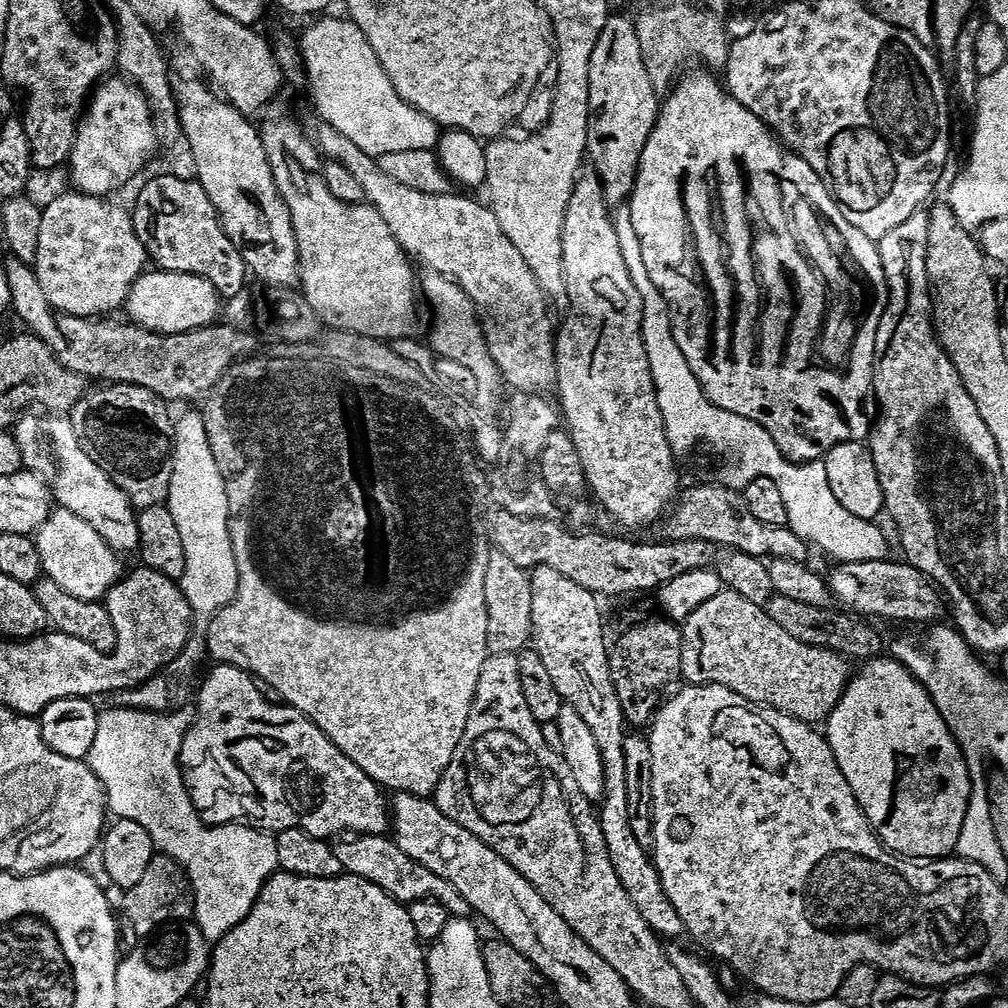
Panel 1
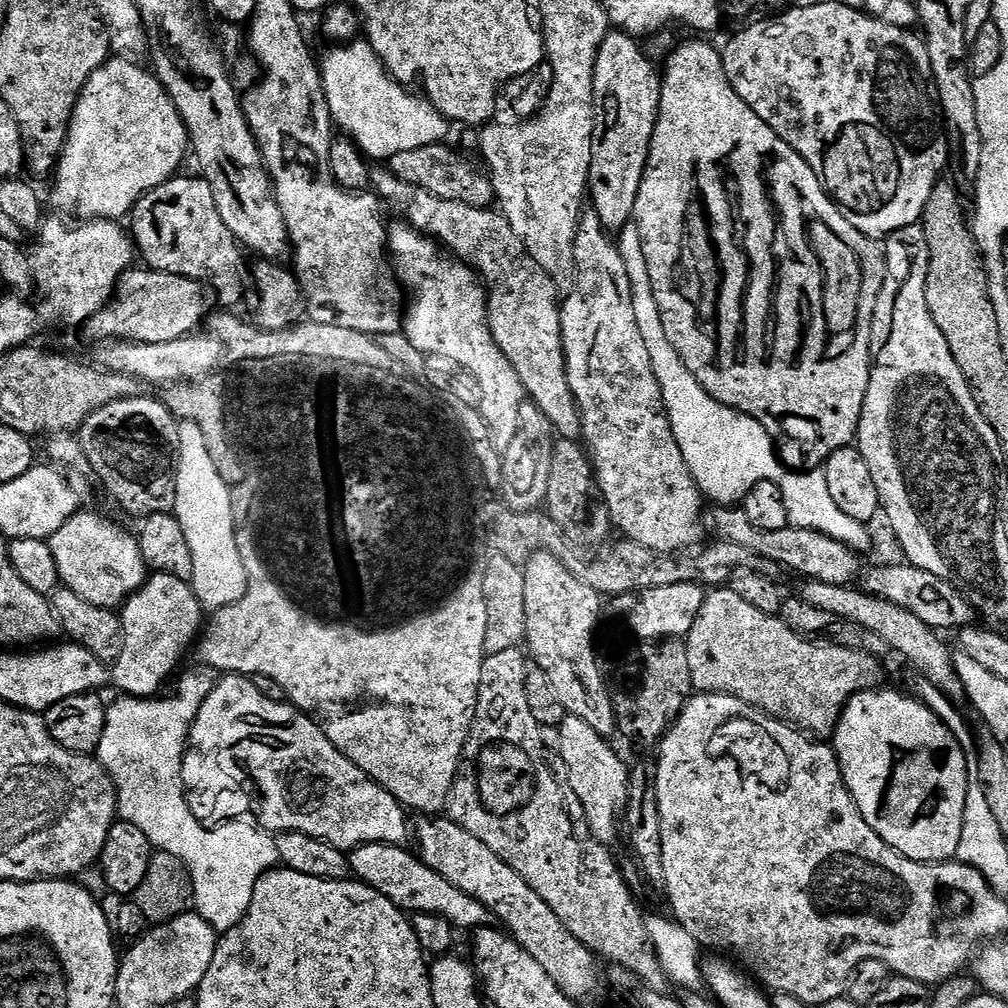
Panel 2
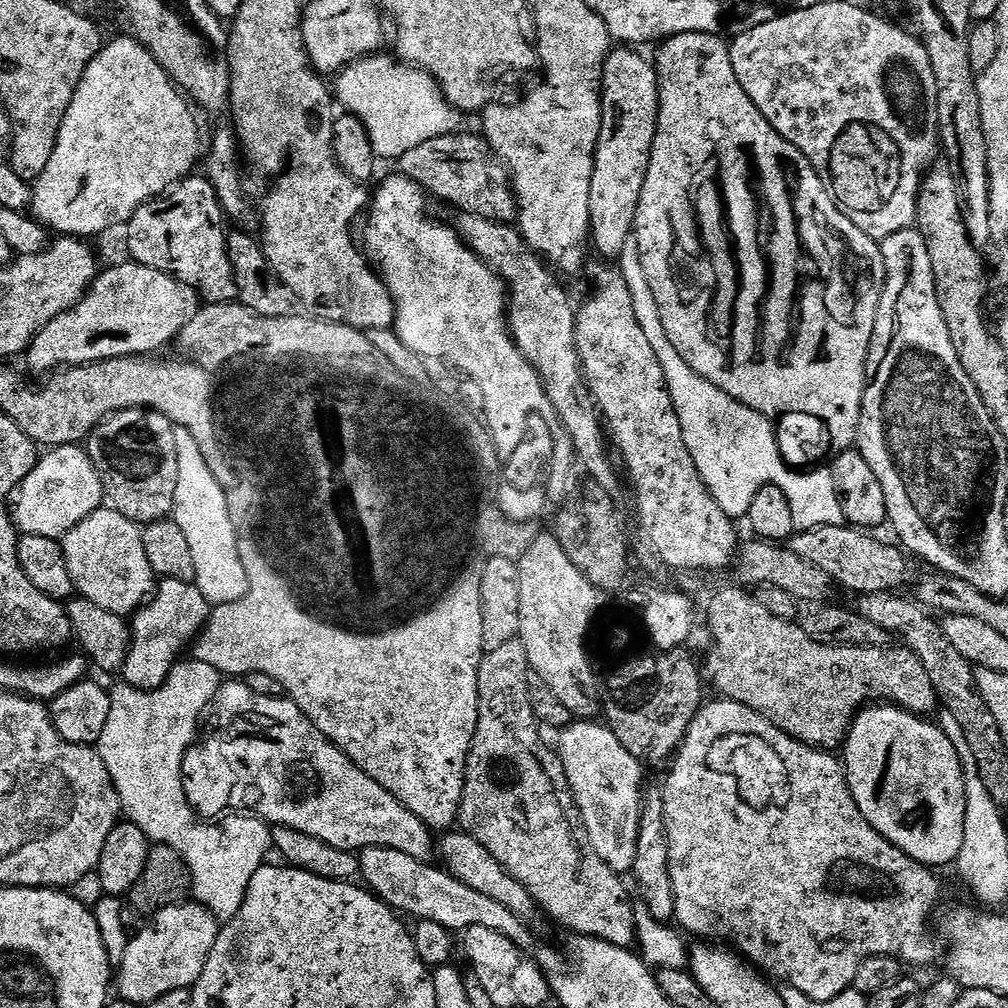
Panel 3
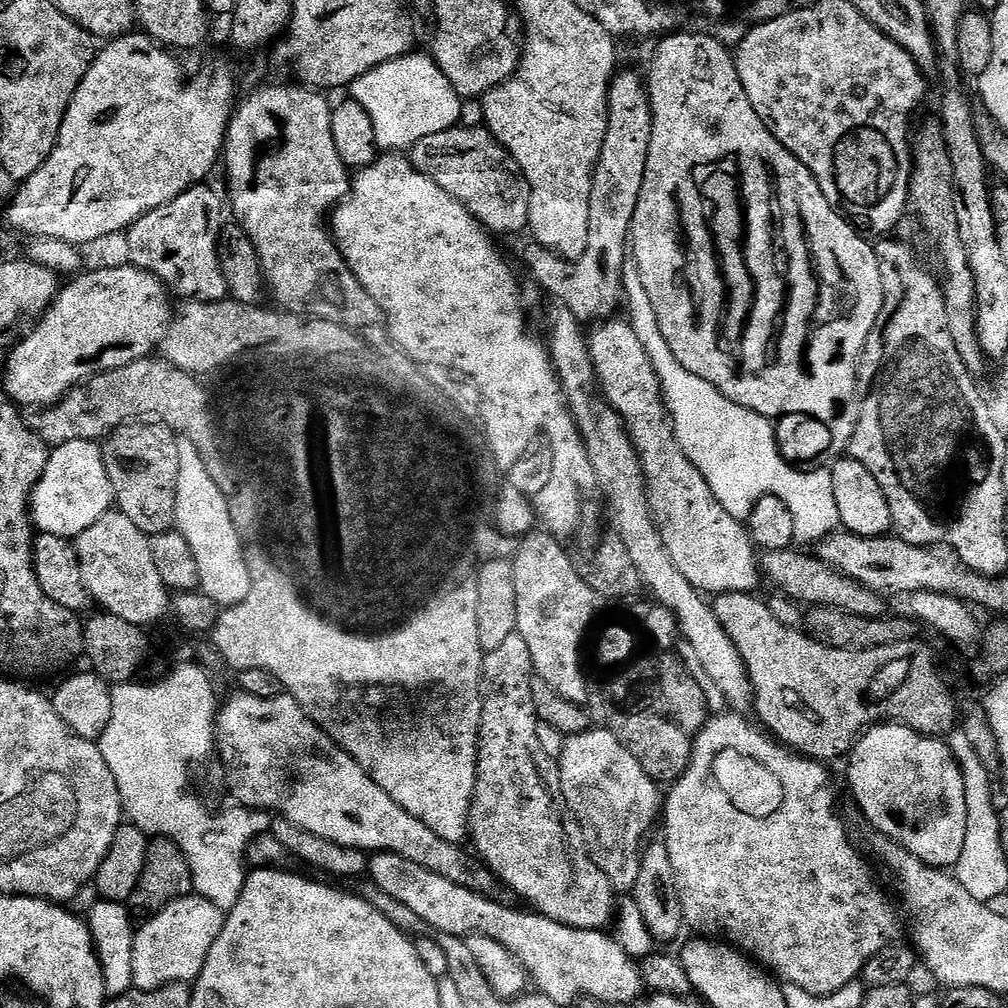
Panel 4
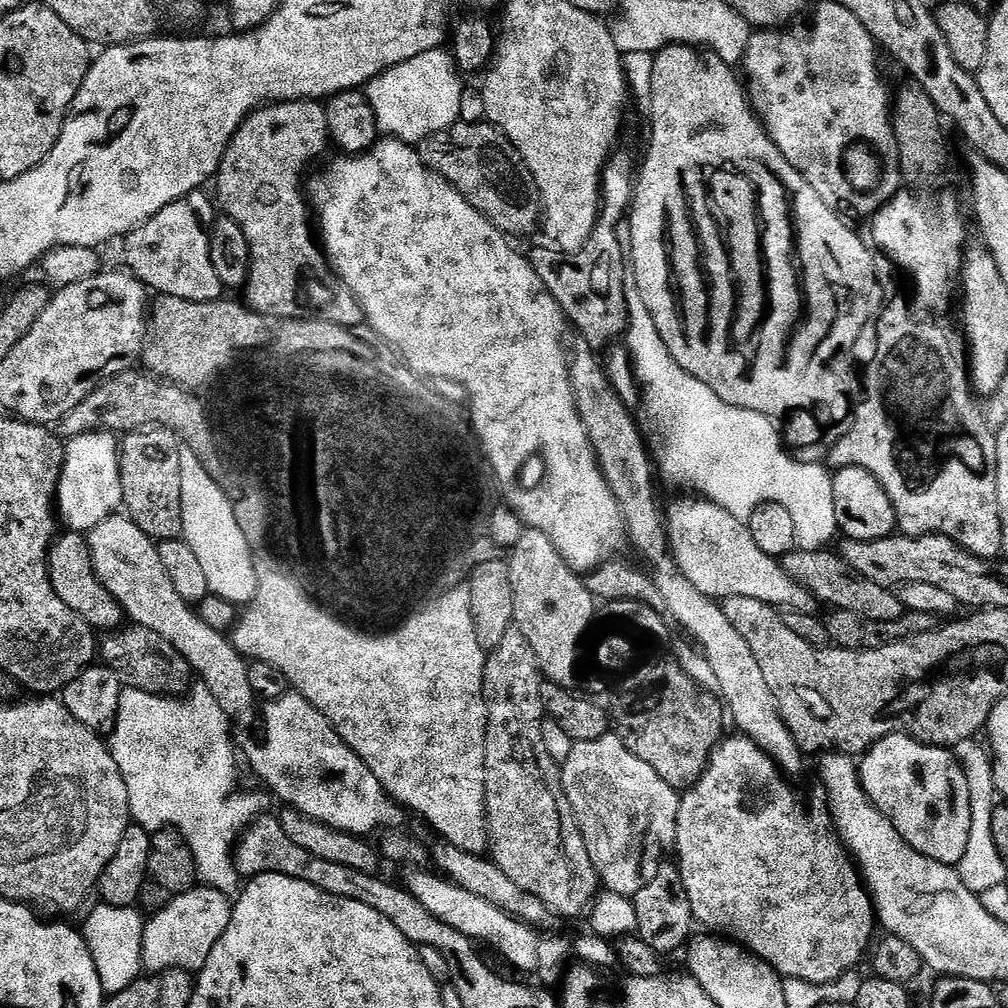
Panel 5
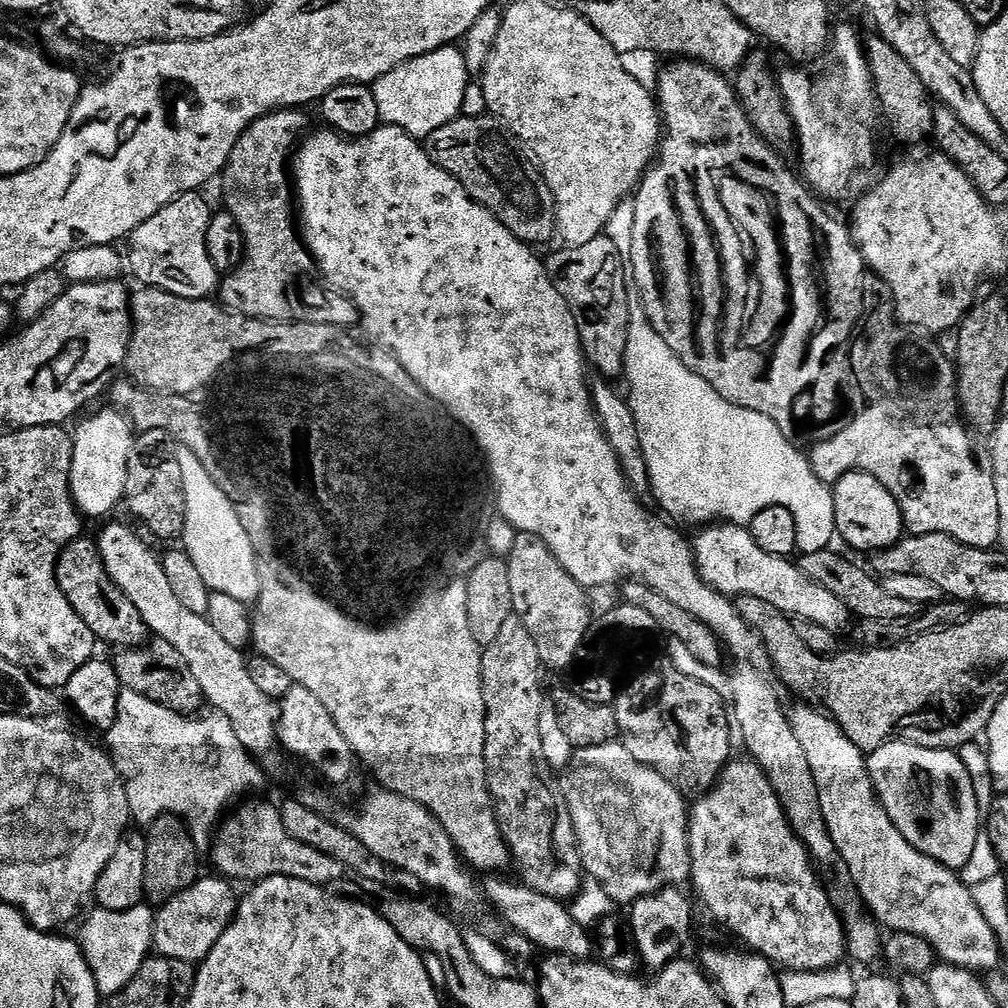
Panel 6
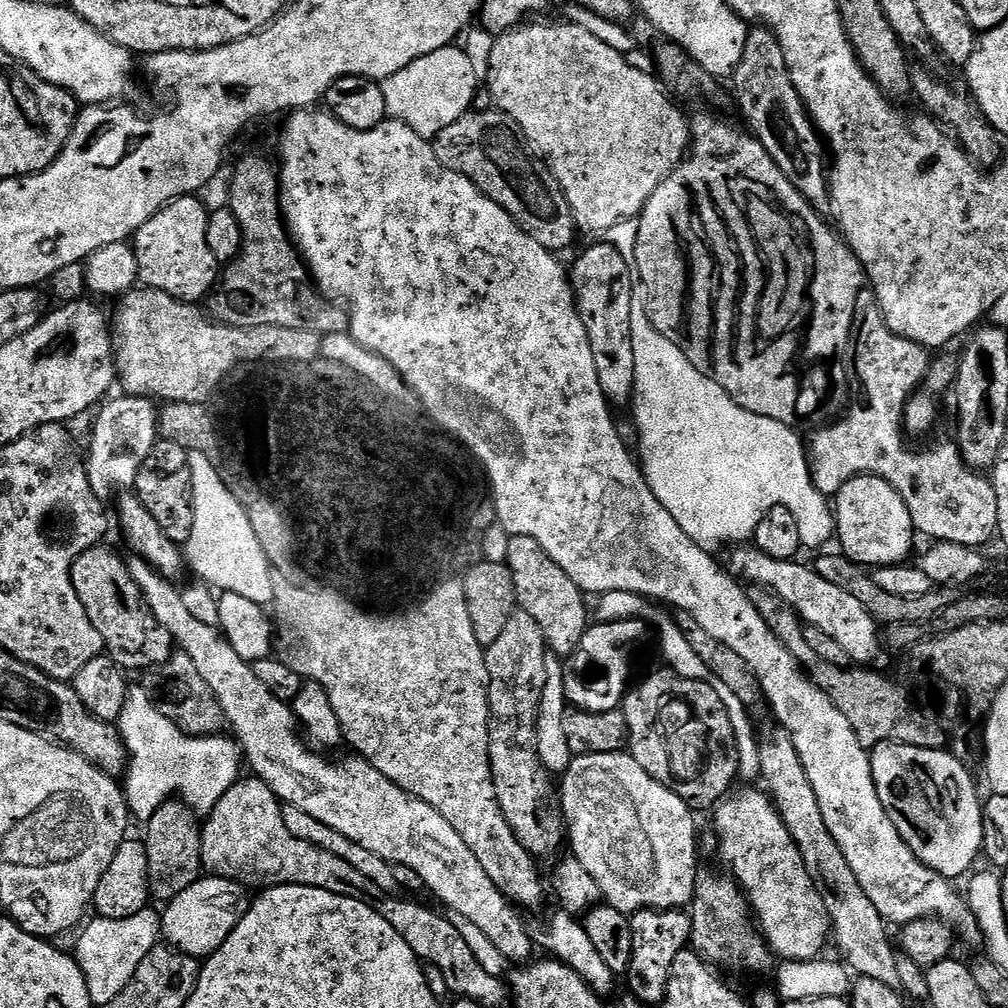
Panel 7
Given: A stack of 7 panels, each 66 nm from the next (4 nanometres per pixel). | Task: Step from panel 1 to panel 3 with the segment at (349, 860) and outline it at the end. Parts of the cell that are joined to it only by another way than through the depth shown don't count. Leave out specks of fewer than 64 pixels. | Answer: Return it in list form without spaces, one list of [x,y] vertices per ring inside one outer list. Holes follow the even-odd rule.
[[[368,847],[361,849],[360,873],[365,885],[393,911],[401,915],[414,916],[416,920],[434,921],[454,934],[460,934],[472,926],[484,926],[500,932],[516,943],[519,948],[528,950],[534,942],[530,927],[520,916],[514,915],[506,906],[499,905],[486,894],[470,889],[458,882],[441,867],[434,868],[427,861],[412,858],[400,850],[389,847]]]

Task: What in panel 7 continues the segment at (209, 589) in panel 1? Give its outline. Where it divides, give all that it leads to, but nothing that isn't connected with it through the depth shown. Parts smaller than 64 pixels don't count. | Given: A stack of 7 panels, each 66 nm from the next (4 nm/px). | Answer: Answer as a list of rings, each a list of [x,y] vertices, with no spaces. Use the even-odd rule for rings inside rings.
[[[188,452],[190,466],[190,482],[192,483],[192,509],[194,510],[194,530],[190,534],[187,544],[182,551],[186,557],[189,569],[197,572],[203,583],[219,590],[221,593],[233,592],[249,599],[250,602],[268,606],[274,600],[274,585],[272,573],[268,566],[269,553],[262,550],[258,538],[254,538],[254,530],[250,527],[250,520],[246,518],[246,510],[241,500],[234,498],[230,488],[222,482],[218,470],[214,470],[212,457],[202,452]]]

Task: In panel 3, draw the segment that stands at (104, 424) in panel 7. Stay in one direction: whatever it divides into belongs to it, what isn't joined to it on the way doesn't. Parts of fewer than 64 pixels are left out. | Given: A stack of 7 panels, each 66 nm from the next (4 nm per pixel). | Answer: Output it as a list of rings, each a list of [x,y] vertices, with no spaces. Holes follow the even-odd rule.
[[[67,444],[45,453],[17,489],[12,508],[13,520],[23,535],[36,534],[60,540],[78,522],[103,507],[106,497],[93,460],[81,445]]]

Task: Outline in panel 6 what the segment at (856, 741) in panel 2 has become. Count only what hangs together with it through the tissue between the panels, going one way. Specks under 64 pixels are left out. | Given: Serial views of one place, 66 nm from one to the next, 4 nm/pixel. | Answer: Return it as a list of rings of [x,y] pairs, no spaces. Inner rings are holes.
[[[895,739],[871,752],[867,762],[872,789],[876,791],[876,797],[880,799],[880,805],[886,810],[890,822],[894,822],[898,834],[902,834],[902,838],[906,838],[914,850],[937,860],[942,866],[953,870],[964,868],[975,850],[982,816],[978,811],[970,774],[966,772],[957,753],[947,748],[923,748]]]

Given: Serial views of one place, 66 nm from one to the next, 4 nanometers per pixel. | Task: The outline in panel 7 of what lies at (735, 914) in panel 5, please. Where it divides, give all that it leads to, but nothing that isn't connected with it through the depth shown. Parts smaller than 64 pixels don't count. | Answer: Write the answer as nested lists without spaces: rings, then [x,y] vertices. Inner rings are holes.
[[[763,791],[739,792],[720,801],[715,809],[716,832],[720,835],[720,856],[732,867],[734,875],[740,879],[739,887],[754,913],[755,923],[762,933],[768,948],[781,961],[815,960],[821,955],[824,943],[830,940],[830,921],[824,909],[818,890],[813,888],[812,879],[798,854],[798,846],[790,838],[782,818],[776,813],[776,805]]]

